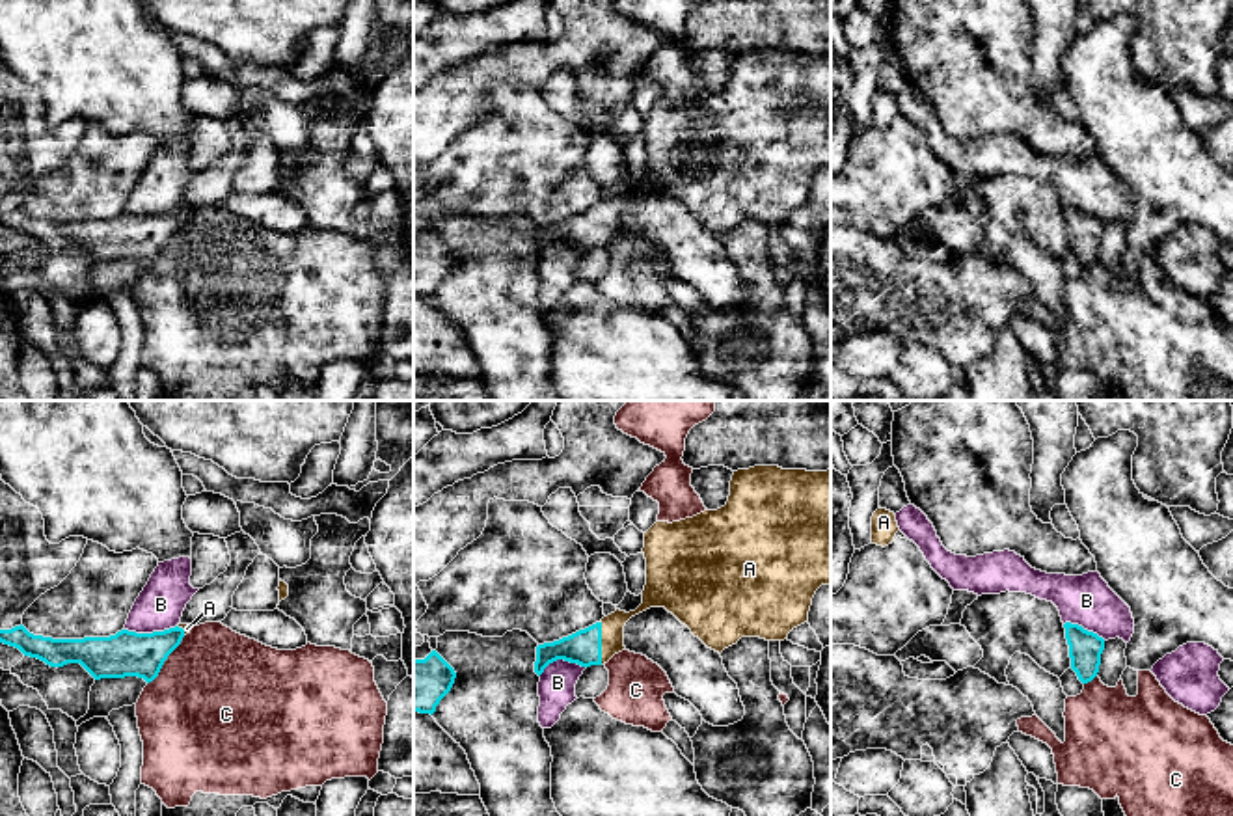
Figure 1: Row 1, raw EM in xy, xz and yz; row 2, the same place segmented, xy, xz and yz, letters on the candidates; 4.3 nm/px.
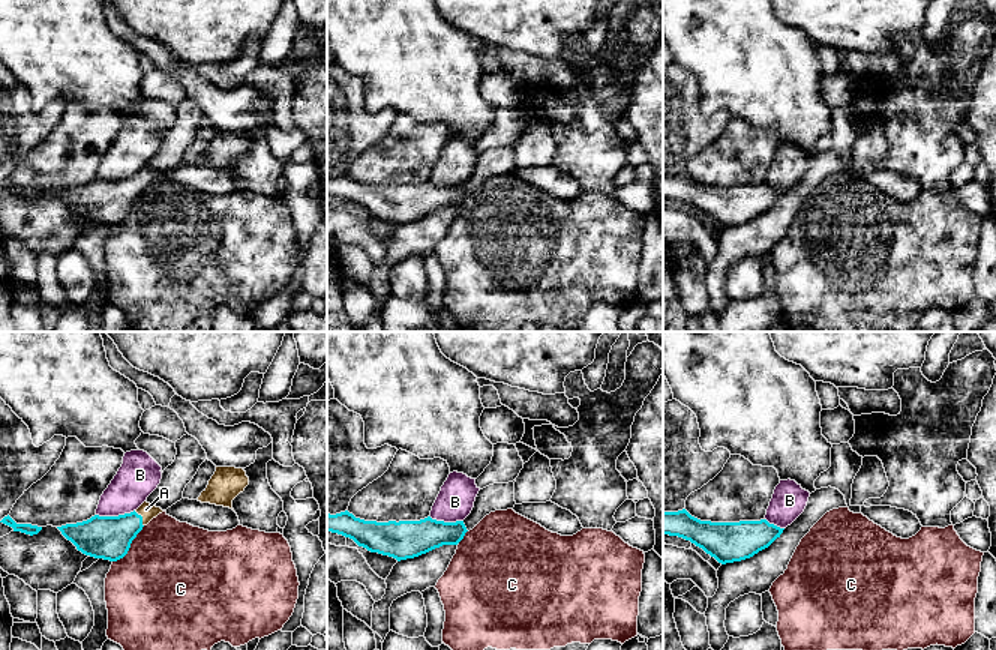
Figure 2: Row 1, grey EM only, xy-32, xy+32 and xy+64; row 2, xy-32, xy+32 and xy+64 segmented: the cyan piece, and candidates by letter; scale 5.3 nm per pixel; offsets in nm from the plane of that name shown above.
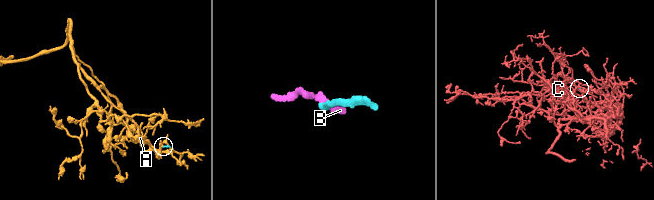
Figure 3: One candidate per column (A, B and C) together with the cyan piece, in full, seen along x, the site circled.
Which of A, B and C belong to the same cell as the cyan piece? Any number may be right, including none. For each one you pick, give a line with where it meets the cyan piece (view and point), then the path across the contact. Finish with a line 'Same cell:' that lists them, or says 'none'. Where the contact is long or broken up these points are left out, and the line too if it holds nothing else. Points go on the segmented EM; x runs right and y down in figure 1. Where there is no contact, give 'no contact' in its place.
A: meets cyan in xz at (600, 643)
Same cell: A

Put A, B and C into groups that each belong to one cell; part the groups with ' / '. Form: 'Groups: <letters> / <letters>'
Groups: A / B / C

